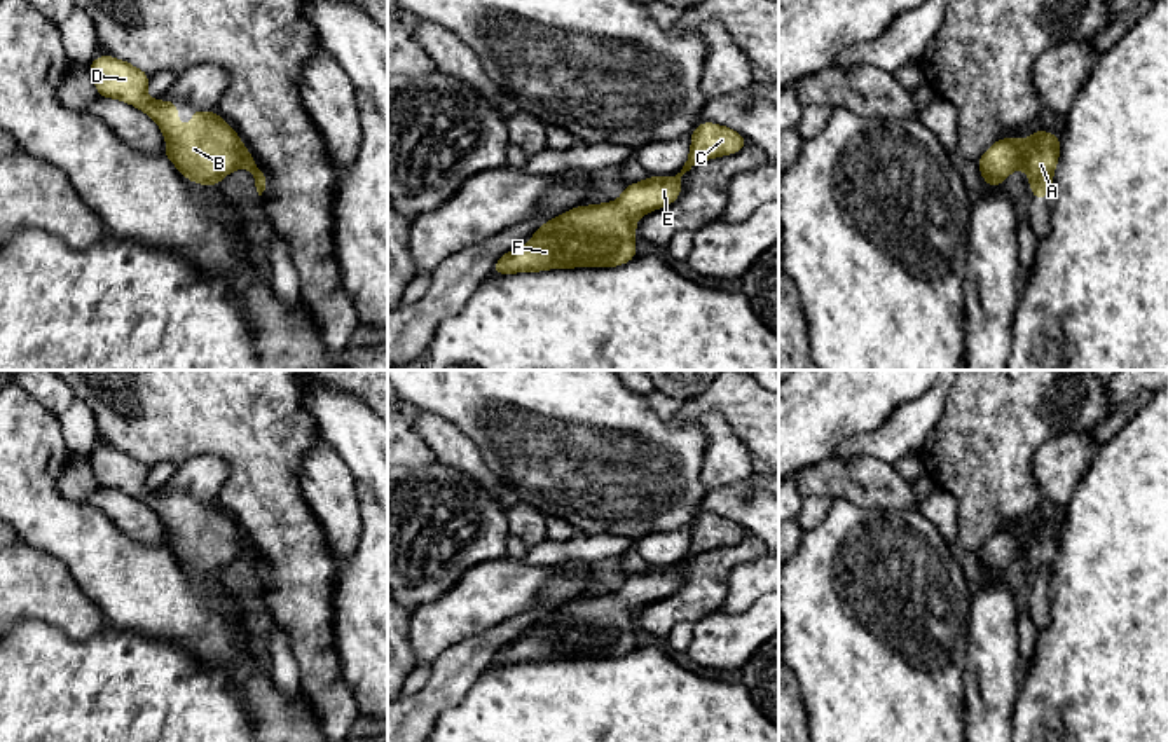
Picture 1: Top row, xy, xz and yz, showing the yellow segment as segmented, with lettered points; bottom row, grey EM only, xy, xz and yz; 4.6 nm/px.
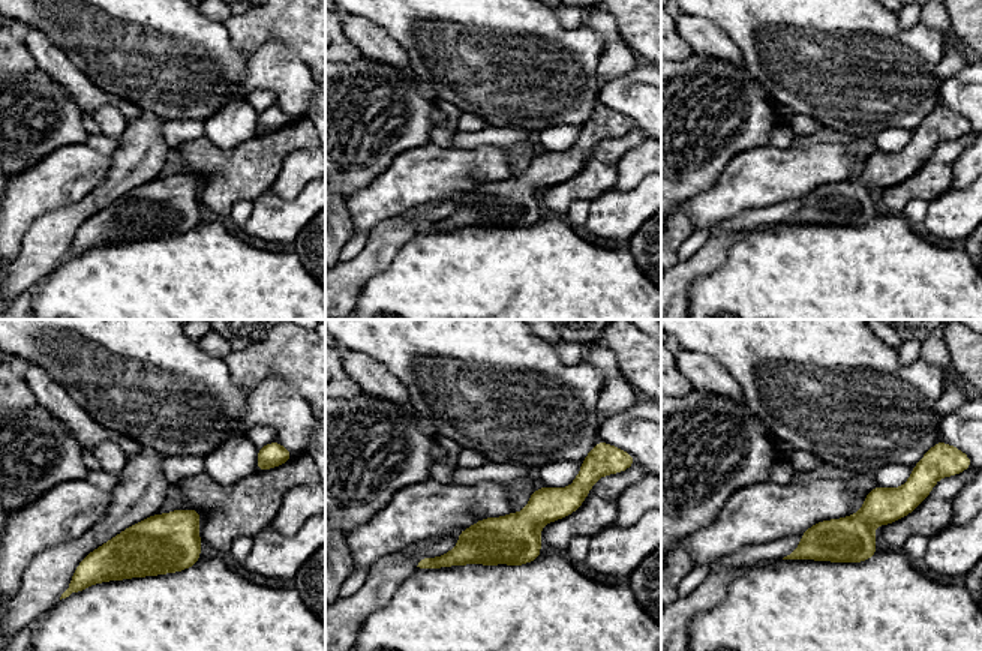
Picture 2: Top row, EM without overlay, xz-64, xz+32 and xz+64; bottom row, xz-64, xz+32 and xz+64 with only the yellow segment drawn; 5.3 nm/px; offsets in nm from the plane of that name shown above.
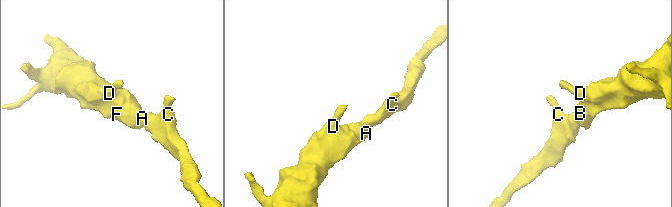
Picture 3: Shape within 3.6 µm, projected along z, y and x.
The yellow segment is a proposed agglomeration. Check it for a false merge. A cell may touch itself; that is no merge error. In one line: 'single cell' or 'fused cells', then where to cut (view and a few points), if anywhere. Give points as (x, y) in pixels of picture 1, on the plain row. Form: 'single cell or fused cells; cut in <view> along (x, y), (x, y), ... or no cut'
single cell; no cut

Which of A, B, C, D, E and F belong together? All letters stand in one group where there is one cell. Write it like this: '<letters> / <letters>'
A B C D E F

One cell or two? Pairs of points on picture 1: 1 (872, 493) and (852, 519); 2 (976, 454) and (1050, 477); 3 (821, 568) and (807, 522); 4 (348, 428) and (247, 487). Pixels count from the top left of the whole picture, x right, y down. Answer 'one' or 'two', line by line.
1: two
2: two
3: two
4: two

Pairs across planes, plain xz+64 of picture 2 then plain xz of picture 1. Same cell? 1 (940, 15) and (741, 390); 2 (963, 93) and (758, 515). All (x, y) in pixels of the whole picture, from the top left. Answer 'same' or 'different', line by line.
1: different
2: same

